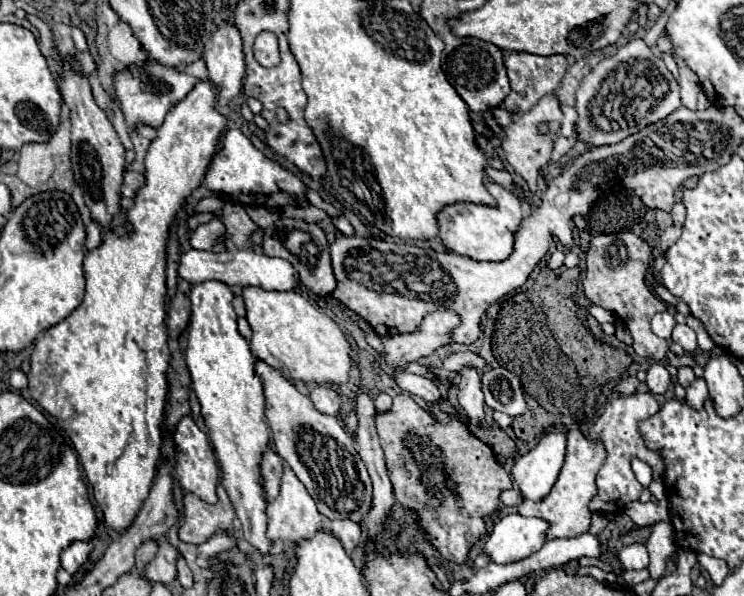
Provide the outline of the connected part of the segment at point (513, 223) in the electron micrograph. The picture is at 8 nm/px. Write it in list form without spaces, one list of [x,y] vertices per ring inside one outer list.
[[[487,183],[487,189],[497,199],[497,207],[471,203],[457,203],[445,207],[437,217],[439,237],[447,245],[447,249],[457,255],[465,255],[475,261],[505,261],[513,253],[515,231],[519,229],[519,223],[523,219],[521,199],[497,183]]]

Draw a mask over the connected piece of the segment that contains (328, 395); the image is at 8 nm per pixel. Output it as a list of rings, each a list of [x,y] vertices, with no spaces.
[[[315,385],[311,389],[311,401],[313,401],[315,409],[325,415],[339,415],[339,411],[341,411],[341,397],[331,387]]]

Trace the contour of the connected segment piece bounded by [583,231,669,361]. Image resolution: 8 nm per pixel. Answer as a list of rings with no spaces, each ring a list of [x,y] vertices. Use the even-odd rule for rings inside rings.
[[[631,231],[611,233],[611,235],[593,235],[589,251],[587,251],[587,275],[583,279],[583,289],[587,299],[593,305],[599,305],[611,313],[615,313],[631,331],[635,343],[633,349],[639,357],[647,357],[651,361],[663,361],[669,351],[669,341],[653,335],[649,321],[655,313],[667,309],[667,303],[659,299],[651,287],[647,285],[647,273],[651,267],[651,247],[647,241],[637,237]]]

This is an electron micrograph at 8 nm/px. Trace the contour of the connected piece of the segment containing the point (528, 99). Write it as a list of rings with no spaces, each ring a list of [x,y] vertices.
[[[507,53],[505,57],[505,67],[507,67],[507,75],[511,81],[511,93],[509,97],[501,103],[503,109],[513,111],[513,113],[525,113],[531,111],[537,101],[549,93],[553,93],[559,85],[559,81],[563,79],[565,71],[567,71],[567,57],[565,55],[529,55],[529,53]]]

